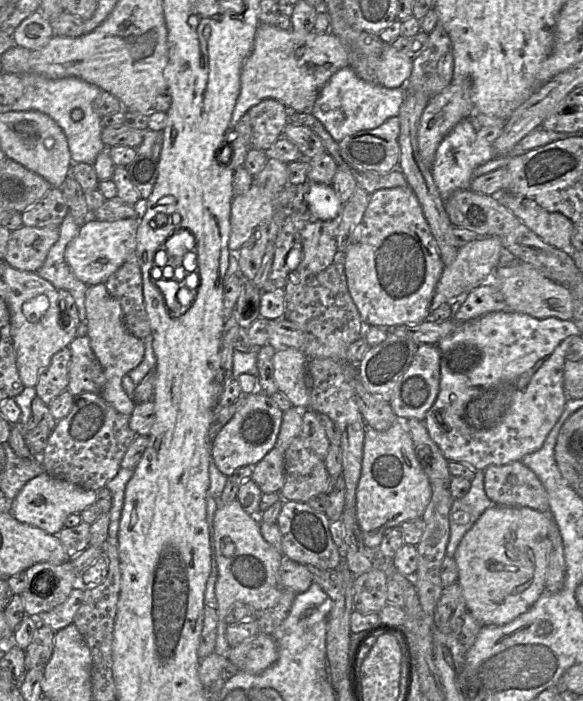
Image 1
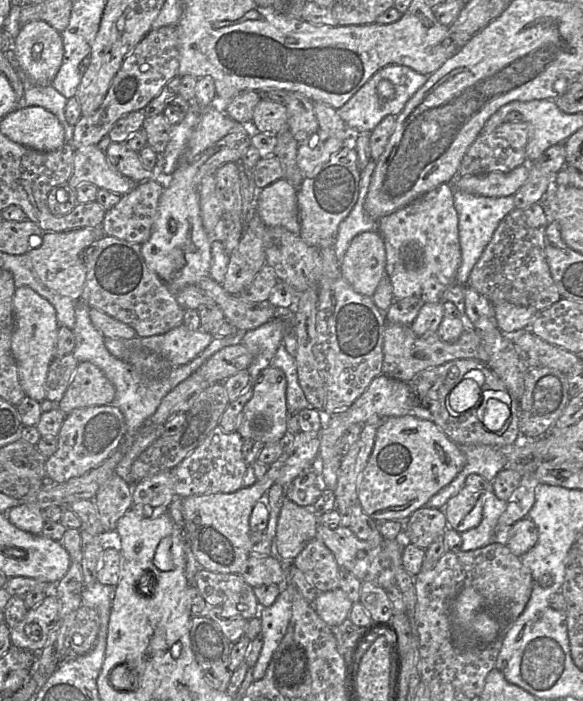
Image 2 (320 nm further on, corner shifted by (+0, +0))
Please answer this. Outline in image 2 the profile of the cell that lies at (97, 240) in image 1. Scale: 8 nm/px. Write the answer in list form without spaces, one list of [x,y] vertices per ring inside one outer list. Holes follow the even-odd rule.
[[[101,227],[71,229],[64,232],[45,232],[38,248],[31,248],[27,253],[33,270],[39,281],[50,290],[77,300],[81,298],[86,281],[87,268],[84,264],[84,251],[98,238],[105,235]]]

